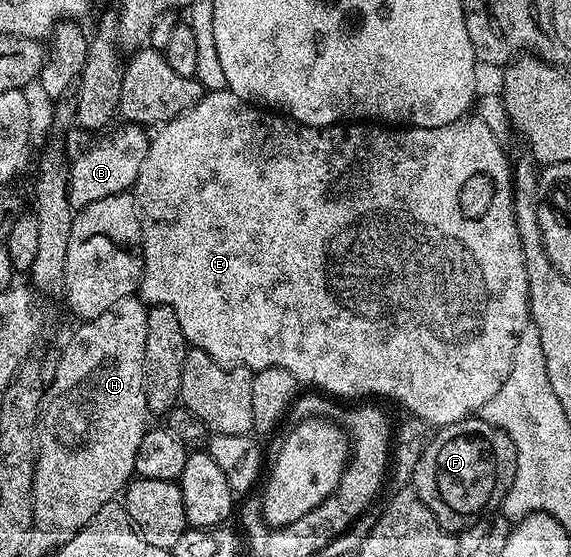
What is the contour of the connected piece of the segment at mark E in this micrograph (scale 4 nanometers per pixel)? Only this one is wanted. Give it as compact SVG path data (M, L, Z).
M226 89L226 90L212 90L212 91L210 91L210 92L207 92L207 93L204 93L204 96L203 96L203 99L202 99L202 100L200 100L200 102L199 102L199 103L197 103L197 104L196 104L196 105L195 105L195 106L194 106L194 107L193 107L193 108L189 108L189 109L188 109L188 110L187 110L187 111L186 111L186 112L185 112L185 113L184 113L184 114L182 114L182 115L181 115L181 116L177 116L177 117L176 117L176 118L174 118L174 119L173 119L173 120L169 120L169 121L168 121L168 122L164 122L164 123L162 123L162 125L160 125L160 126L159 126L159 127L158 127L158 129L156 129L156 130L155 130L155 131L154 131L154 134L153 134L153 137L152 137L152 138L151 138L151 147L150 147L150 148L149 148L149 152L148 152L148 153L147 153L147 155L146 155L146 156L145 156L145 164L141 164L141 172L140 172L140 173L139 173L139 175L138 175L138 176L137 176L137 180L136 180L136 181L135 181L135 184L134 184L134 187L133 187L133 193L134 193L134 195L135 195L135 202L136 202L136 204L137 204L137 205L138 205L138 206L139 206L139 219L140 219L140 220L141 220L141 224L142 224L142 225L143 225L143 279L142 279L142 280L141 280L141 284L140 284L140 285L139 285L139 288L138 288L138 291L137 291L137 294L138 294L138 297L140 297L140 298L142 298L142 299L143 299L143 301L144 301L144 303L147 303L147 304L150 304L150 305L151 305L151 306L168 306L168 307L169 307L169 308L173 308L173 312L177 312L177 320L181 320L181 332L185 332L185 336L186 336L186 337L187 337L187 341L188 341L188 343L190 343L190 345L191 345L191 346L192 346L192 347L194 347L194 349L197 349L197 350L200 350L200 351L201 351L201 352L205 352L205 353L206 353L206 354L208 354L208 355L209 355L209 356L213 356L213 360L217 360L217 361L218 361L218 362L219 362L219 363L220 363L220 364L222 364L222 365L223 365L223 366L226 366L226 367L228 367L228 368L234 368L234 367L237 367L237 366L243 366L243 367L244 367L244 368L246 368L246 369L247 369L247 370L249 370L249 371L252 371L252 372L254 372L254 371L256 371L256 370L264 370L264 369L265 369L265 368L269 368L269 367L270 367L270 366L276 366L276 367L277 367L277 368L285 368L285 372L293 372L293 376L294 376L294 377L295 377L295 378L296 378L296 380L298 380L298 381L299 381L299 383L301 383L301 384L302 384L302 385L303 385L303 386L304 386L304 387L307 387L307 388L314 388L314 389L315 389L315 390L316 390L316 391L319 391L319 392L322 392L322 393L323 393L323 394L324 394L324 395L327 395L327 396L330 396L330 394L336 394L336 396L337 396L337 397L339 397L339 398L359 398L359 399L355 399L355 400L367 400L367 399L370 399L370 398L367 398L367 397L369 397L369 396L370 396L370 394L372 394L372 396L373 396L373 397L375 397L375 398L388 398L388 400L389 400L389 401L391 401L391 402L396 402L396 404L397 404L397 405L399 405L399 406L404 406L404 408L405 408L405 409L407 409L407 410L408 410L408 411L407 411L407 412L406 412L406 413L407 413L407 414L408 414L408 415L410 415L410 417L413 417L413 418L420 418L420 420L421 420L421 421L425 421L425 422L427 422L427 423L430 423L430 424L431 424L431 426L433 426L433 427L435 427L435 428L442 428L442 427L444 427L444 426L448 426L448 425L449 425L449 424L453 424L453 423L454 423L454 422L462 422L462 421L463 421L463 419L464 419L464 418L470 418L470 417L472 417L472 416L475 416L475 415L478 415L478 413L479 413L479 409L481 409L481 407L483 407L483 406L484 406L484 405L485 405L485 404L489 404L489 400L493 400L493 396L497 396L497 392L501 392L501 388L502 388L502 387L503 387L503 385L504 385L504 384L505 384L505 380L506 380L506 379L507 379L507 377L508 377L508 376L509 376L509 372L510 372L510 371L511 371L511 369L512 369L512 368L513 368L513 352L514 352L514 351L515 351L515 349L516 349L516 348L517 348L517 342L518 342L518 340L519 340L519 337L520 337L520 336L521 336L521 334L522 334L522 332L523 332L523 330L526 330L526 329L528 329L528 326L529 326L529 315L530 315L530 312L531 312L531 305L530 305L530 304L529 304L529 280L528 280L528 279L527 279L527 273L526 273L526 272L525 272L525 256L524 256L524 255L523 255L523 245L522 245L522 244L521 244L521 240L520 240L520 239L519 239L519 233L518 233L518 232L517 232L517 224L516 224L516 223L515 223L515 207L514 207L514 205L513 205L513 166L512 166L512 163L511 163L511 162L510 162L510 161L509 161L509 162L508 162L508 163L507 163L507 154L506 154L506 152L505 152L505 151L503 151L503 146L502 146L502 144L501 144L501 143L499 143L499 142L498 142L498 140L497 140L497 139L495 139L495 134L494 134L494 132L493 132L493 131L491 131L491 130L490 130L490 128L489 128L489 127L487 127L487 126L486 126L486 124L485 124L485 123L483 123L483 122L482 122L482 120L481 120L481 119L479 119L479 118L471 118L471 117L472 117L472 116L464 116L464 117L462 117L462 118L458 118L458 120L457 120L457 121L456 121L456 122L454 122L454 123L453 123L453 124L445 124L445 125L444 125L444 126L438 126L438 127L437 127L437 128L421 128L421 127L420 127L420 126L409 126L409 127L406 127L406 128L384 128L384 127L383 127L383 126L382 126L382 125L379 125L379 124L340 124L340 125L337 125L337 126L303 126L303 125L301 125L301 124L300 124L300 122L294 122L294 120L293 120L293 119L291 119L291 118L289 118L289 117L286 117L286 116L284 116L284 115L282 115L282 114L280 114L280 113L278 113L278 112L275 112L275 113L271 113L271 112L268 112L268 111L267 111L267 110L266 110L266 109L263 109L263 108L260 108L260 107L258 107L258 106L256 106L256 105L254 105L254 104L252 104L252 103L249 103L249 102L242 102L242 100L241 100L241 99L240 99L240 98L238 98L238 97L237 97L237 96L236 96L236 95L235 95L235 93L234 93L234 92L233 92L233 91L232 91L232 90L228 90L228 89Z

